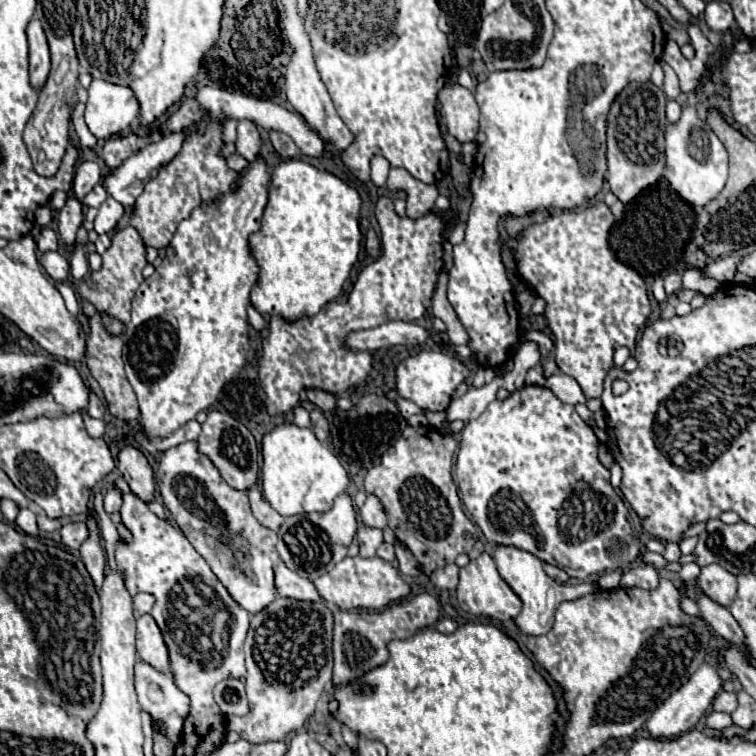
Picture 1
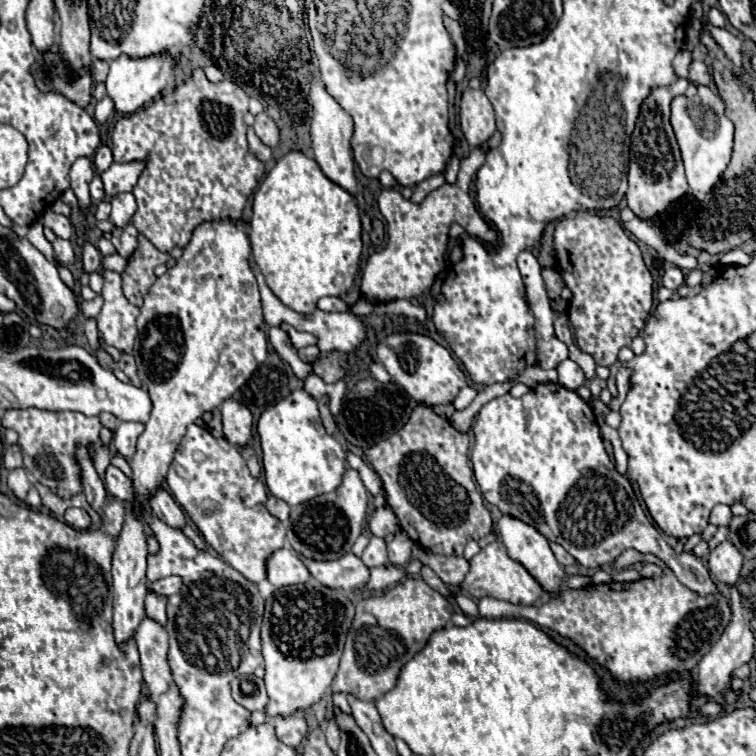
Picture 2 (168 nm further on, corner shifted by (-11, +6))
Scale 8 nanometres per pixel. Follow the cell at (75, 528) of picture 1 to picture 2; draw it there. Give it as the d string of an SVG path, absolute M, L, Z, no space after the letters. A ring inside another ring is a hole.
M68 508L66 514L64 514L66 522L76 528L76 530L88 530L90 528L90 516L86 510L80 510L80 508Z

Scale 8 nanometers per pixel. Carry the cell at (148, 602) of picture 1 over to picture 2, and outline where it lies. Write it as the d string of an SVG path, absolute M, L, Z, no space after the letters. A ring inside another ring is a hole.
M168 576L168 578L162 578L162 580L156 580L148 586L150 592L154 594L162 594L162 596L172 596L180 590L180 578L178 576Z

